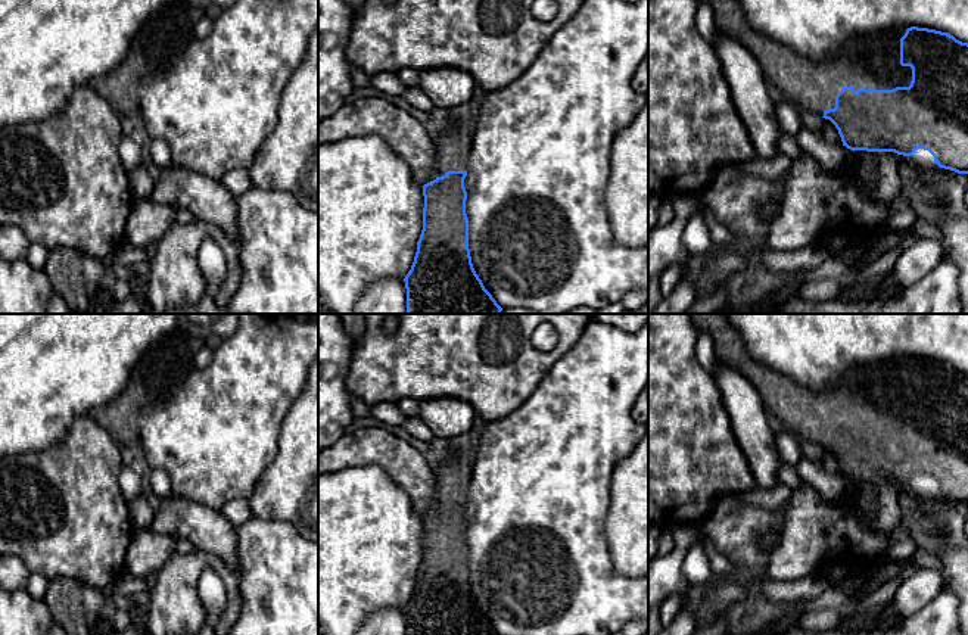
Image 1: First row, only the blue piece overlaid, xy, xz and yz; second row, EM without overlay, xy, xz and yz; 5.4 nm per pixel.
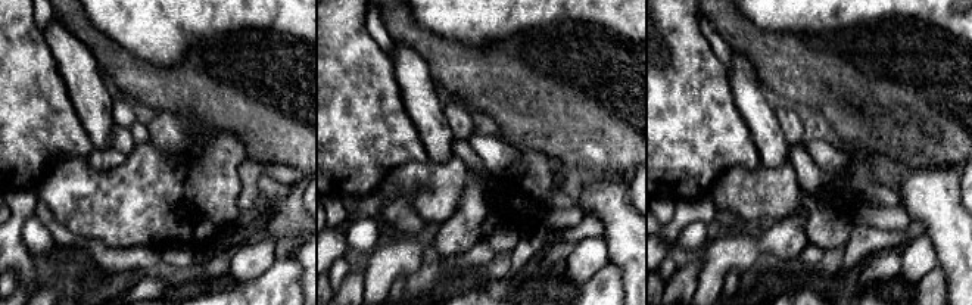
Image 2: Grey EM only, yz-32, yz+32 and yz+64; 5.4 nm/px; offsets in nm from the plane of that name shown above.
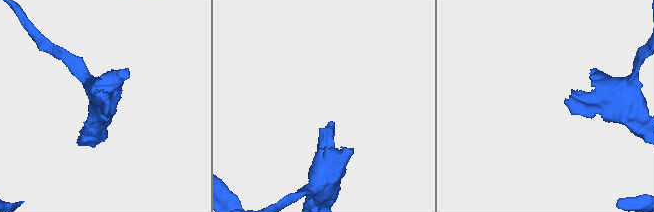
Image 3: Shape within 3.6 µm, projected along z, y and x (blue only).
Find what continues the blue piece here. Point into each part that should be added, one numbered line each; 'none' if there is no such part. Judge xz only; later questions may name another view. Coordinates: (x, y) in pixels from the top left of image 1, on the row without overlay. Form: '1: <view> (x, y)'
1: xz (453, 478)

